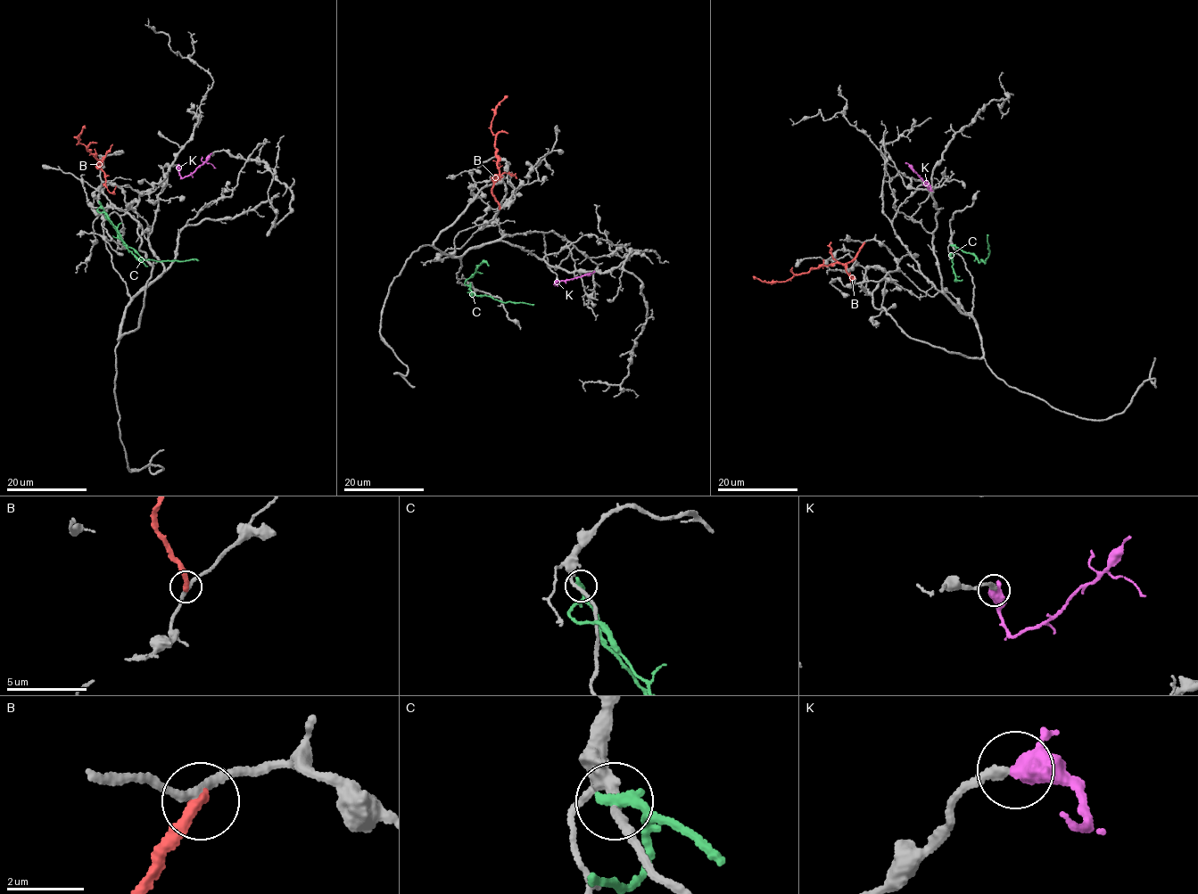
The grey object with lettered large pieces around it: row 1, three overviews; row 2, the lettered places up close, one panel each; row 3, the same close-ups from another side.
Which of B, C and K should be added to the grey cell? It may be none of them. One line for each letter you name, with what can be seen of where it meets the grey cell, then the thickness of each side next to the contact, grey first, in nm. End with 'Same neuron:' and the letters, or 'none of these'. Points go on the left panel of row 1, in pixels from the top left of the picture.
K: meets grey at (177, 167); 240 nm thick on the grey side, 480 nm on the other
Same neuron: K

